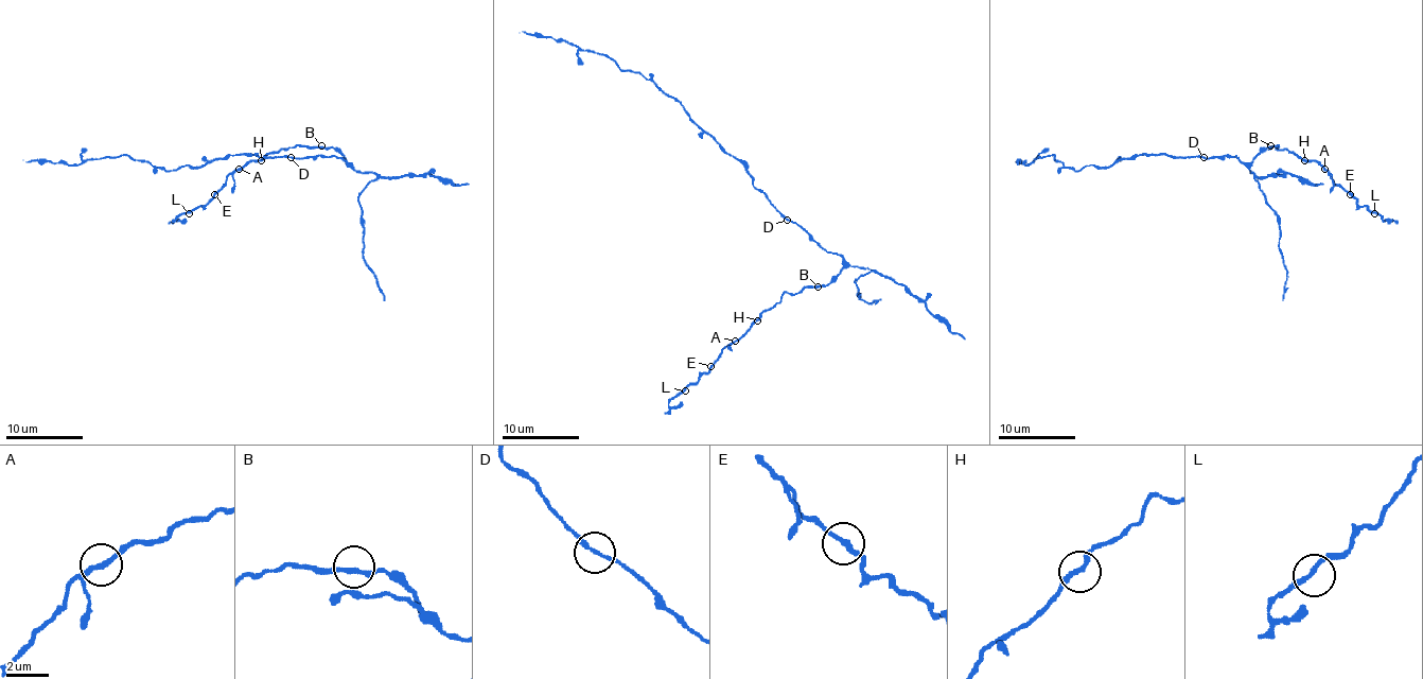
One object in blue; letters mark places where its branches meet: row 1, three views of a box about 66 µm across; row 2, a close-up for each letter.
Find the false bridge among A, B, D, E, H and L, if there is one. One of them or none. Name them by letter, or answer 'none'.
none

